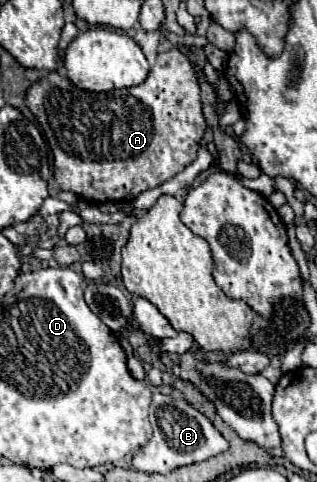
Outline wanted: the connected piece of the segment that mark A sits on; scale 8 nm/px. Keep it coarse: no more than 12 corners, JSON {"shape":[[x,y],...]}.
{"shape":[[188,55],[108,93],[54,71],[26,105],[58,189],[128,203],[196,159]]}

